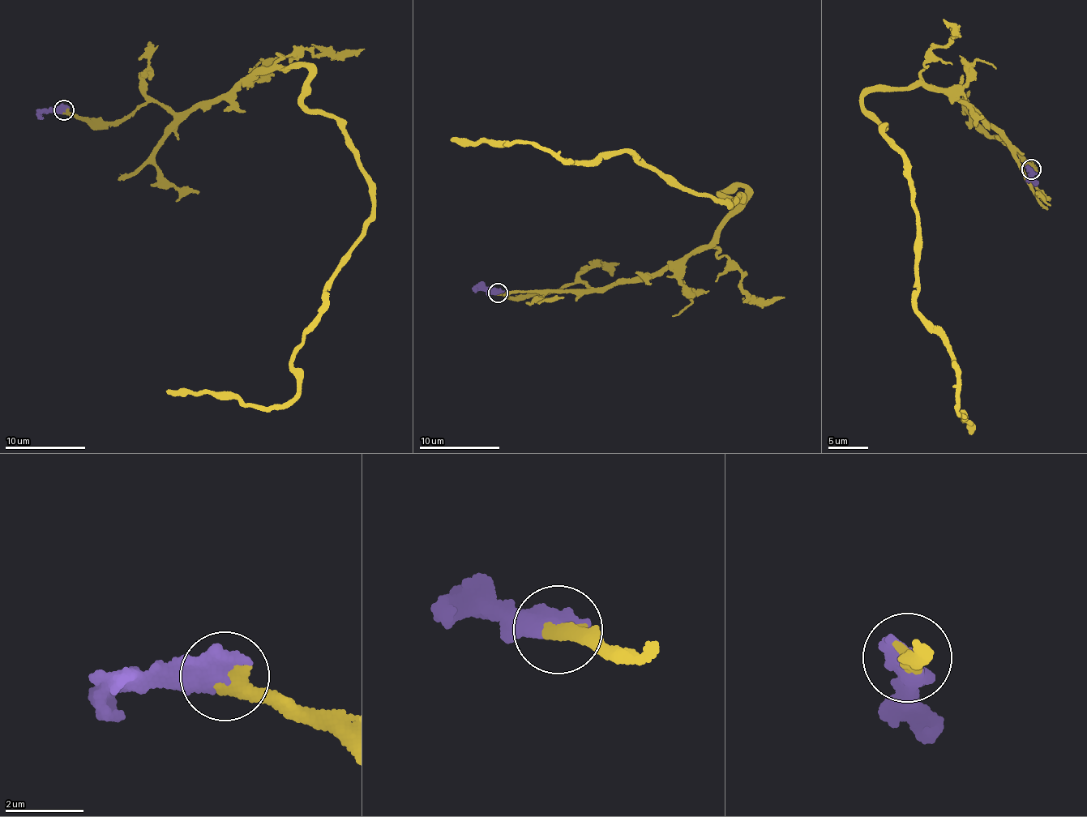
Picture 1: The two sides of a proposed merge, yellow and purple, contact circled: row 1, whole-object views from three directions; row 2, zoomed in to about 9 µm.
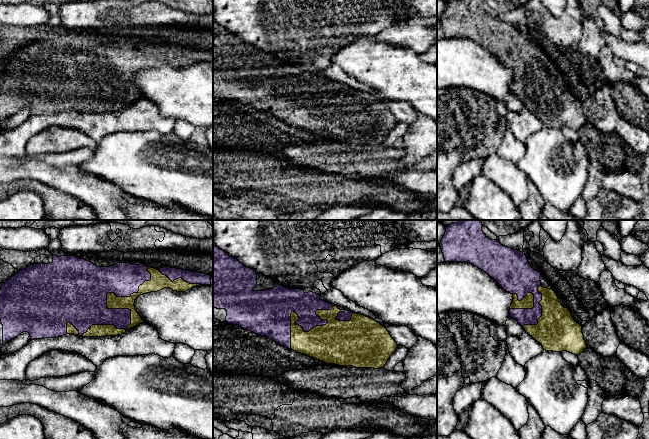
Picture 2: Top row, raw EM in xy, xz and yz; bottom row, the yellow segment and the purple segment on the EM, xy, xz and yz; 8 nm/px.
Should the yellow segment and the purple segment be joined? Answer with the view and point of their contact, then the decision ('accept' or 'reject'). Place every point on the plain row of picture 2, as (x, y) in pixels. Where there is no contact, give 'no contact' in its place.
xz (320, 102) | accept

